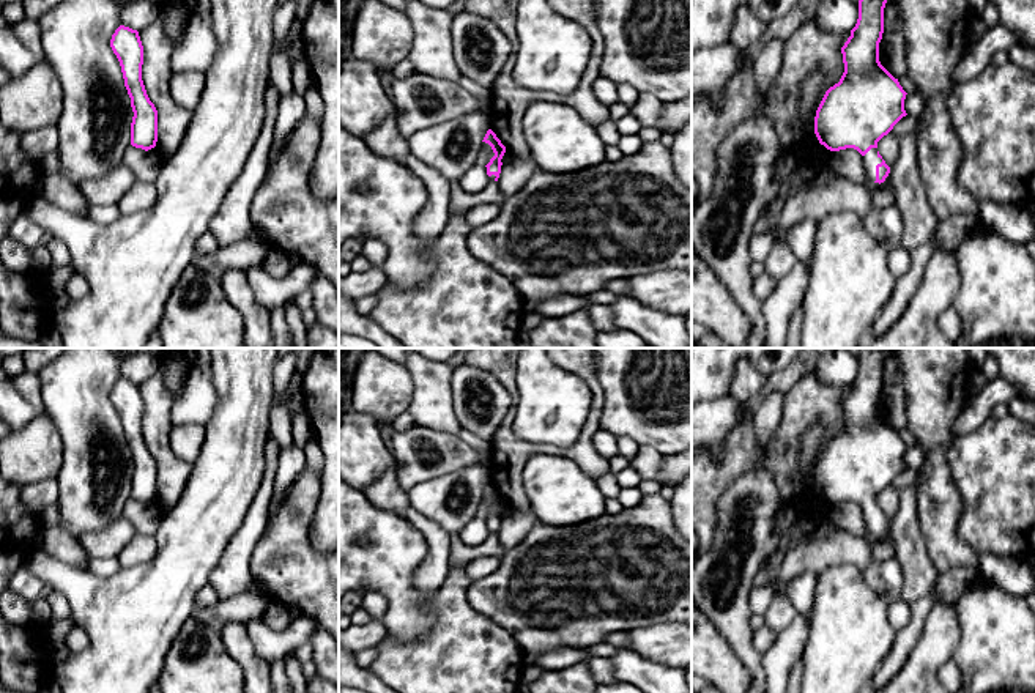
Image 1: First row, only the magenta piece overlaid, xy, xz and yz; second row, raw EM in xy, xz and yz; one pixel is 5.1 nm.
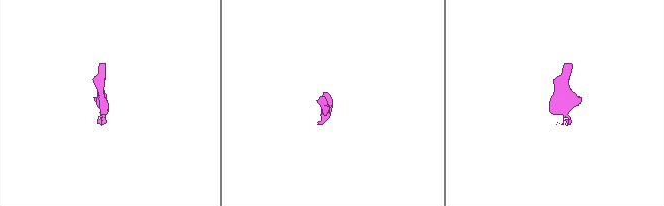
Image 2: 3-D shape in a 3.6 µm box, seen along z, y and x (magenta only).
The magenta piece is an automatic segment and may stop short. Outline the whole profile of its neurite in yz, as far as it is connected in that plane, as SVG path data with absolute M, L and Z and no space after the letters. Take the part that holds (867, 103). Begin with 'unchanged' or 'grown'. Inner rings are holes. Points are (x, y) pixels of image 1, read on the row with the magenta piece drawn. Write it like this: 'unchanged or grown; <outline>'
grown; M859 0L859 19L851 36L841 47L844 72L838 83L830 87L814 117L814 134L830 151L854 148L863 156L865 172L873 183L884 183L890 173L877 151L877 142L906 117L906 91L879 61L879 43L884 33L884 8L887 0Z

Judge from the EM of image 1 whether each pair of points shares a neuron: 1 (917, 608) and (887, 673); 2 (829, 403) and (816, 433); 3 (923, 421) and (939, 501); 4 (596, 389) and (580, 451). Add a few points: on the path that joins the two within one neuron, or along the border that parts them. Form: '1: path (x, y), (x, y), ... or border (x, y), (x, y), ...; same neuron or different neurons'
1: path (916, 624), (897, 657); same neuron
2: border (819, 421), (824, 427), (824, 438), (816, 460); different neurons
3: path (936, 441), (936, 481); same neuron
4: path (596, 405), (593, 426), (586, 435); same neuron

